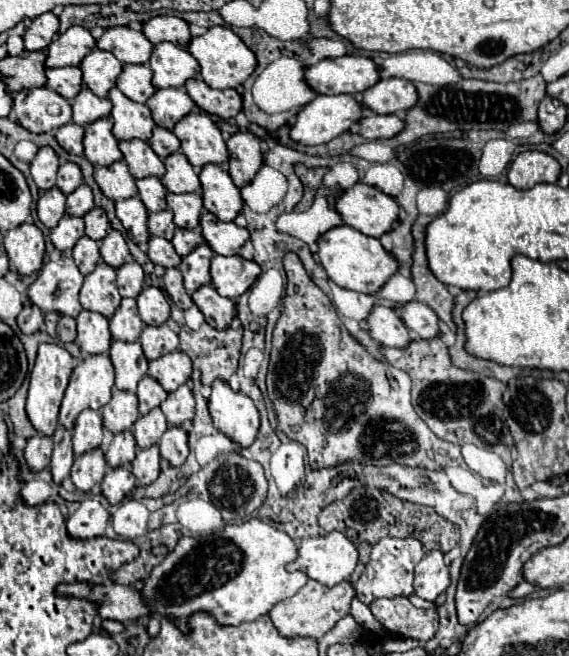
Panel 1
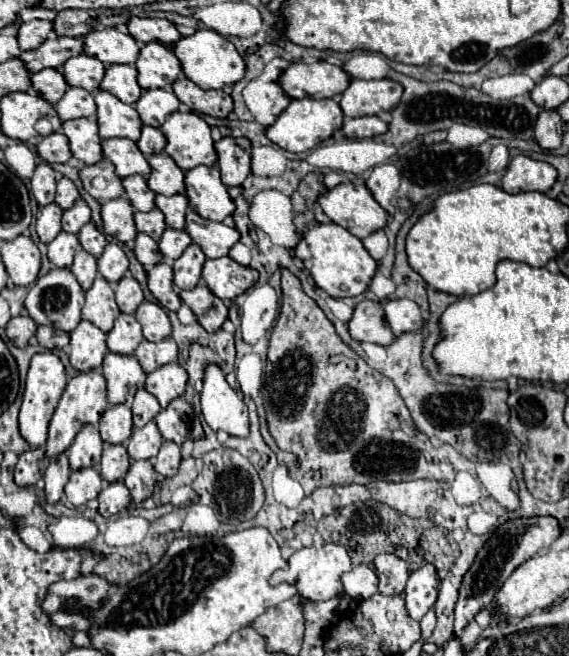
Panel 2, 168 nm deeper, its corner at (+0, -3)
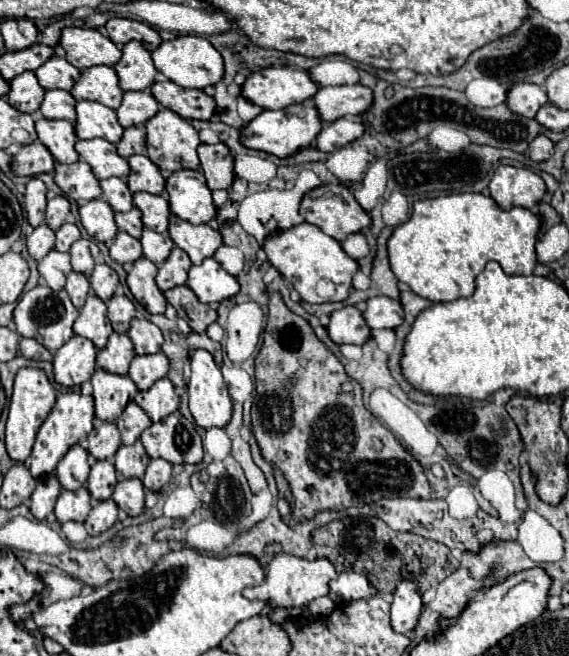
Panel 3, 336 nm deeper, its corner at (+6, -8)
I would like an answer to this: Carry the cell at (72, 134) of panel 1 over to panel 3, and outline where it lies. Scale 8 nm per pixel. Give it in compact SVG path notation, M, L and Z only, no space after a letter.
M32 142L14 156L12 172L16 176L38 176L54 170L54 156L42 142Z

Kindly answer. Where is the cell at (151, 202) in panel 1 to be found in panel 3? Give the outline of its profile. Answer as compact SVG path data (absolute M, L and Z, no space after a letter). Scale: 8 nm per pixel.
M108 178L100 182L102 190L104 190L104 198L108 200L108 204L116 210L116 212L128 212L134 208L132 202L132 192L128 188L128 184L122 178Z

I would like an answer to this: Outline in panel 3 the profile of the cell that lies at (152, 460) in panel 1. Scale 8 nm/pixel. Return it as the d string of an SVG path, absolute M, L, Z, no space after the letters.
M124 478L116 484L114 502L130 516L138 516L144 510L144 484L140 478Z

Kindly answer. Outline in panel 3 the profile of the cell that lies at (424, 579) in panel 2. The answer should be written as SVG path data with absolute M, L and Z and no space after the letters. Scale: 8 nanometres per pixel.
M402 580L392 596L394 596L392 598L392 628L400 634L408 634L416 626L416 620L420 618L420 612L424 608L422 594L418 592L418 582Z

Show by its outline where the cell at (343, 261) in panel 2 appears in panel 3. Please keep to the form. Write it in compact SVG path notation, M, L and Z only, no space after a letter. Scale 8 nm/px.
M302 222L290 230L278 232L276 236L270 236L264 246L262 246L268 254L268 260L272 266L276 266L280 270L280 274L292 282L292 286L300 292L304 302L310 304L322 304L326 302L324 298L320 298L316 294L316 284L322 278L328 278L336 284L336 294L330 298L330 302L342 302L350 296L352 292L352 276L358 272L358 262L354 258L350 258L342 244L338 240L334 240L332 236L324 234L318 226Z

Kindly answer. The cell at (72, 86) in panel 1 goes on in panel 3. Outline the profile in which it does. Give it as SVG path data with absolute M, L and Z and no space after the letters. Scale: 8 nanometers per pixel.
M24 72L10 82L10 92L8 92L6 98L14 108L32 114L40 108L40 104L44 100L44 92L46 90L36 80L36 74Z

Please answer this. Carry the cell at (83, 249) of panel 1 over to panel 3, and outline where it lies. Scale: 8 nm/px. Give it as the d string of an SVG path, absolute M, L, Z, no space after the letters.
M70 272L68 274L68 280L66 280L66 292L70 294L70 300L76 308L82 308L84 306L84 300L90 292L90 282L88 282L88 276L82 274L82 272Z

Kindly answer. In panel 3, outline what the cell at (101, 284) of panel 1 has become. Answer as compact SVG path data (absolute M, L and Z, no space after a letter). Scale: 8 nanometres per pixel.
M94 292L88 294L86 304L82 306L80 316L74 322L74 332L78 336L92 340L98 350L106 346L106 340L112 334L112 324L106 316L104 300L100 300Z

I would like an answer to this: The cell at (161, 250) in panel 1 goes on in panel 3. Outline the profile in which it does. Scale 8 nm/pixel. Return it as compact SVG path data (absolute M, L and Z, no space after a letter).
M118 232L114 244L110 246L110 256L120 264L134 264L142 256L142 244L126 232Z

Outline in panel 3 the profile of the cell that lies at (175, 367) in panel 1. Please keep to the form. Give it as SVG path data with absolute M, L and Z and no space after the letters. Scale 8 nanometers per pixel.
M160 378L152 384L152 388L136 394L136 404L150 416L152 422L162 420L164 416L178 410L178 394L174 390L174 384L168 378Z

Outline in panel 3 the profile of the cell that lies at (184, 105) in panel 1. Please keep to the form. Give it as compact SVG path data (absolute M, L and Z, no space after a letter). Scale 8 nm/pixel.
M150 90L142 92L126 92L122 98L122 106L116 110L118 122L124 128L130 126L142 126L146 124L152 116L156 116L160 110L158 100L152 96Z

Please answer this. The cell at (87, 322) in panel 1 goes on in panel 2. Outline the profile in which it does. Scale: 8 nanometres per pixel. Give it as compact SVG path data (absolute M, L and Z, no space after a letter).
M80 321L80 325L74 329L74 335L70 333L70 365L76 371L92 371L102 365L102 359L106 355L106 335L98 327L94 327L88 321Z

